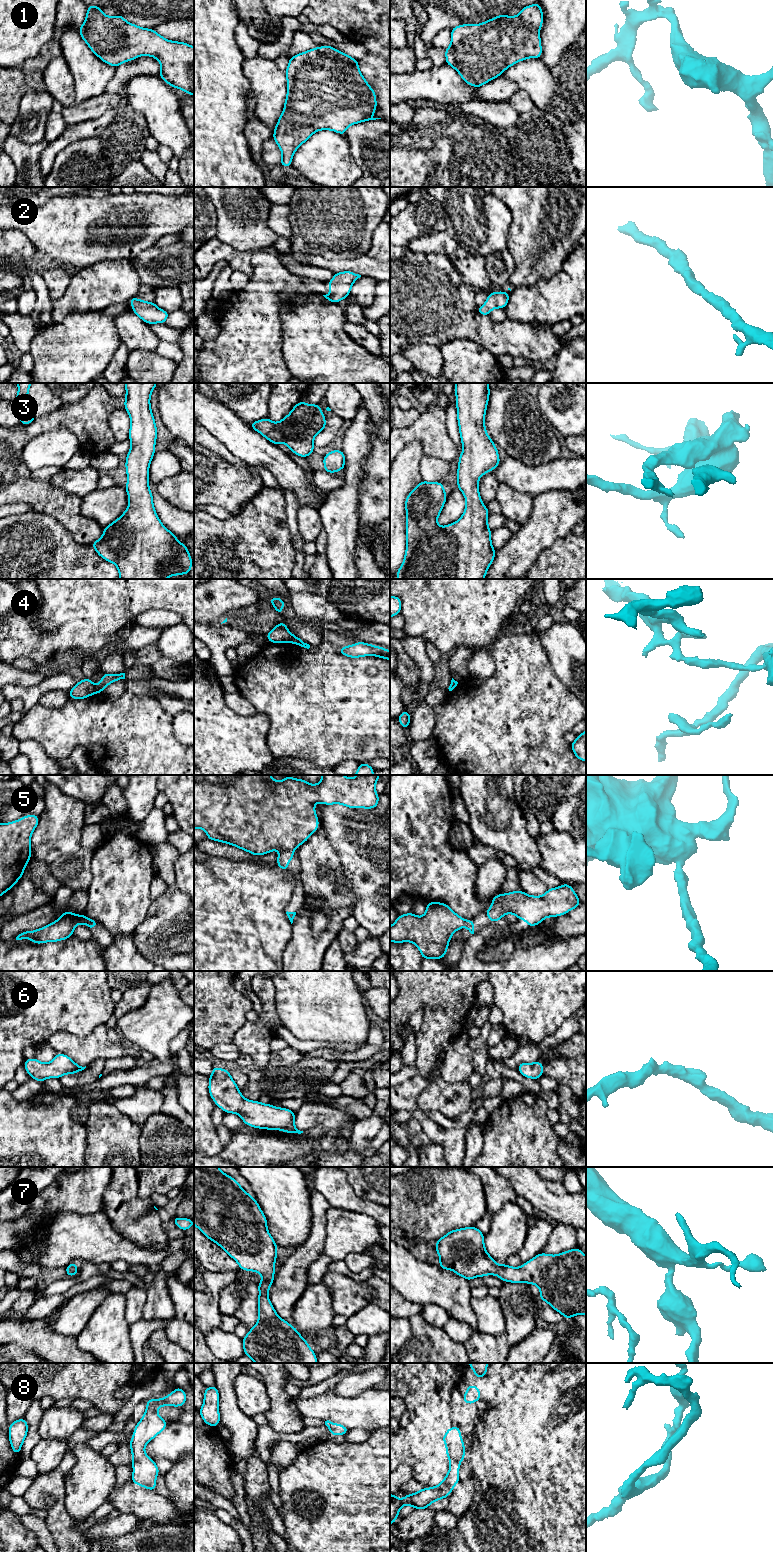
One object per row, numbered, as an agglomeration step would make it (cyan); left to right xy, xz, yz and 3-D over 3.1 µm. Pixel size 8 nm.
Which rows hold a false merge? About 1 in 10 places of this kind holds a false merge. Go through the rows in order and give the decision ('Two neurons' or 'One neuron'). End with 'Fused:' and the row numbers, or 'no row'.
1: One neuron
2: One neuron
3: One neuron
4: Two neurons
5: Two neurons
6: One neuron
7: One neuron
8: One neuron
Fused: 4, 5

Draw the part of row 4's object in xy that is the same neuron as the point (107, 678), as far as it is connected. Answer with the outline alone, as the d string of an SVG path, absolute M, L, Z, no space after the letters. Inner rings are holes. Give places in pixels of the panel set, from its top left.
M105 673L102 676L101 681L96 686L97 692L101 693L110 683L125 679L125 673L120 674L108 674Z

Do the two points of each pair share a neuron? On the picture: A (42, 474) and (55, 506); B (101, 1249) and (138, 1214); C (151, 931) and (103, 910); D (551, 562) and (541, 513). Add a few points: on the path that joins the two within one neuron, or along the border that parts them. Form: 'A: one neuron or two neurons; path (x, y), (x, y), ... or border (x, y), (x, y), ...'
A: two neurons; border (30, 472), (33, 478), (43, 483)
B: two neurons; border (105, 1213), (111, 1224), (138, 1246)
C: two neurons; border (150, 904), (145, 918), (131, 933)
D: two neurons; border (567, 534), (546, 547), (532, 565)

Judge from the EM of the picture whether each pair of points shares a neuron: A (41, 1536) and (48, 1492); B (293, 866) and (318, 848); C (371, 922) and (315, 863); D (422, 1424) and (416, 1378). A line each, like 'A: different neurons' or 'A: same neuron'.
A: different neurons
B: different neurons
C: different neurons
D: same neuron

